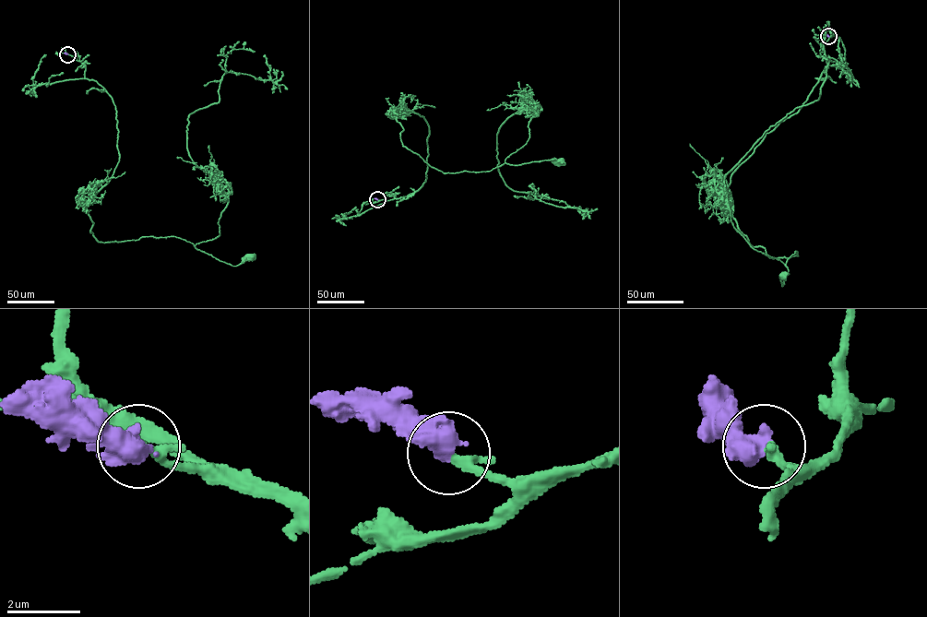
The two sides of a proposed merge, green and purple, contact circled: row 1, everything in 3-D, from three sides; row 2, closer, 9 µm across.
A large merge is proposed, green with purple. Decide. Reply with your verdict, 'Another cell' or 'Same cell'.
Same cell

